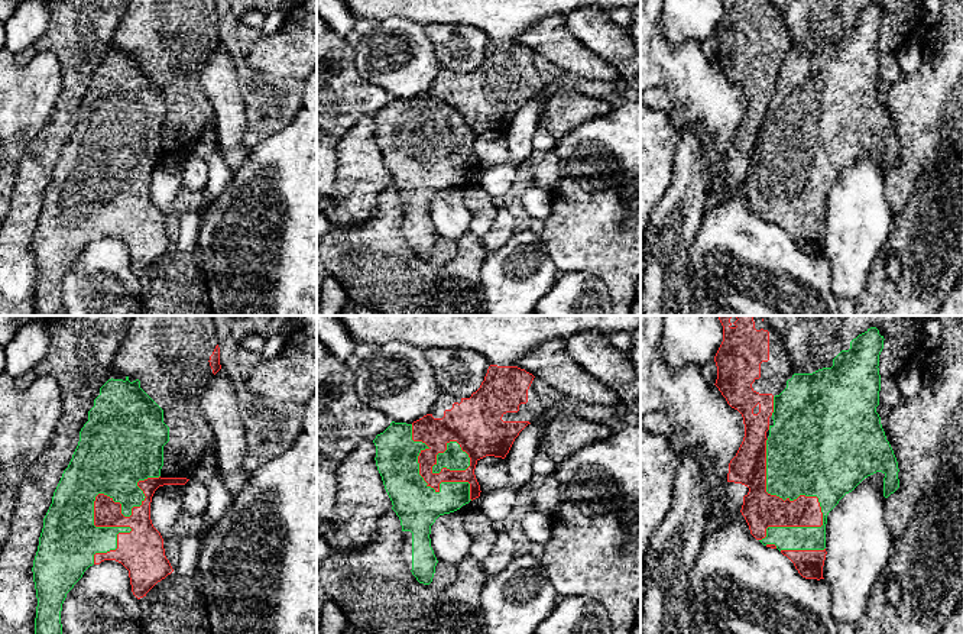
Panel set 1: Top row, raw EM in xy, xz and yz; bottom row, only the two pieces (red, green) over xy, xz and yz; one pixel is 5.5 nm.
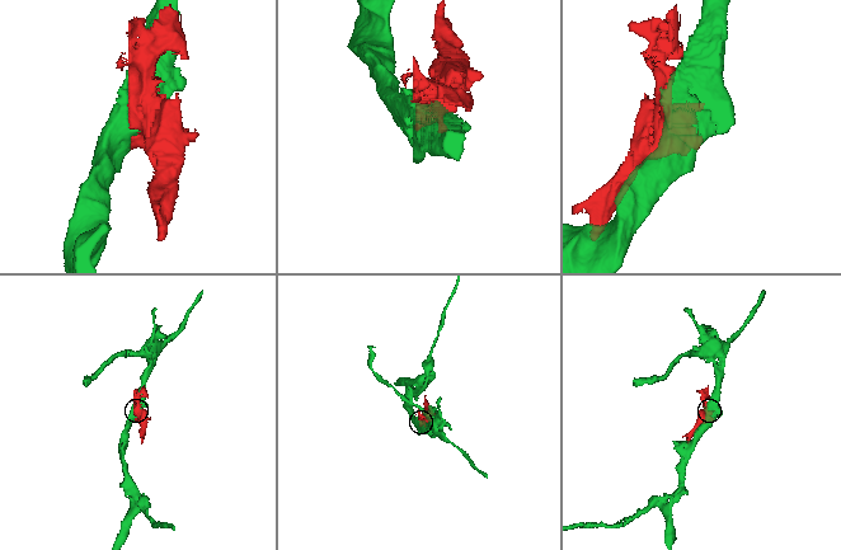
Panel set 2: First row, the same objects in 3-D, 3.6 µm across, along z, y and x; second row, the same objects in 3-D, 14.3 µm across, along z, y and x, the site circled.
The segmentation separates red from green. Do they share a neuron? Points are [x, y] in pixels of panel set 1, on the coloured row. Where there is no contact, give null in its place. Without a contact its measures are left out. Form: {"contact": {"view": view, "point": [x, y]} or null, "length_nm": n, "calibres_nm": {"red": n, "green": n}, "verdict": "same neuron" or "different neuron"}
{"contact": {"view": "xy", "point": [94, 508]}, "length_nm": 600, "calibres_nm": {"red": 150, "green": 320}, "verdict": "different neuron"}

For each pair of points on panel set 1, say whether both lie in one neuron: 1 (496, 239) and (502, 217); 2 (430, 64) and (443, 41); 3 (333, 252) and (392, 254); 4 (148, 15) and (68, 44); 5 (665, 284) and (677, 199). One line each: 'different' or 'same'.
1: same
2: different
3: same
4: different
5: same

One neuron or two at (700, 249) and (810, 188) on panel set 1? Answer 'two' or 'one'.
two

